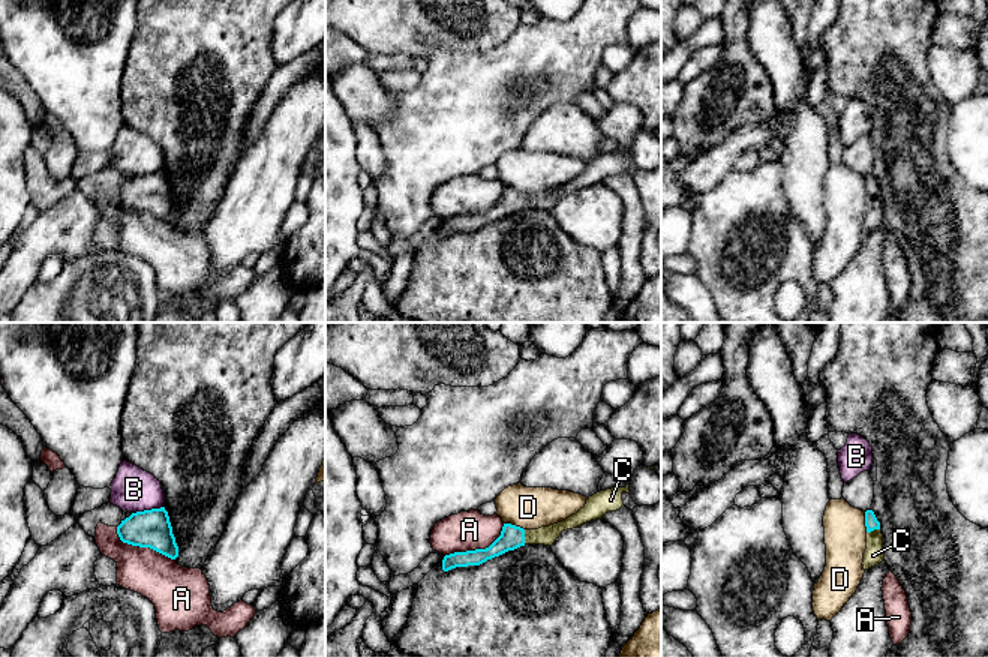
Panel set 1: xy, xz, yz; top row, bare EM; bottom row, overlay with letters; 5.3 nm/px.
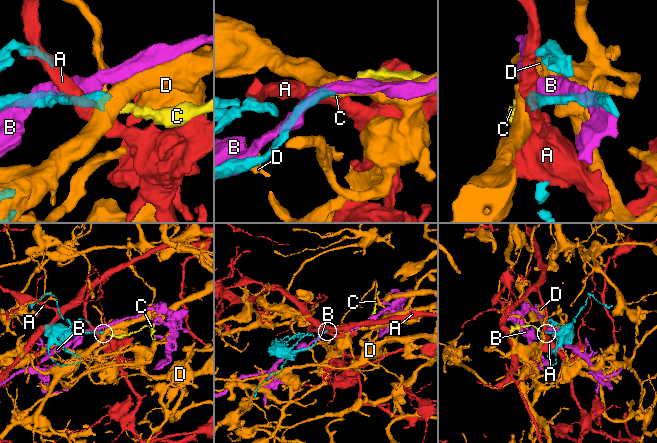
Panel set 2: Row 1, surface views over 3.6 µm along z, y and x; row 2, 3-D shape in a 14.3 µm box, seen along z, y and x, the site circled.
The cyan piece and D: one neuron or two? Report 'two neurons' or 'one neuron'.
two neurons

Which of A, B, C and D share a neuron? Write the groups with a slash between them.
A / B / C / D

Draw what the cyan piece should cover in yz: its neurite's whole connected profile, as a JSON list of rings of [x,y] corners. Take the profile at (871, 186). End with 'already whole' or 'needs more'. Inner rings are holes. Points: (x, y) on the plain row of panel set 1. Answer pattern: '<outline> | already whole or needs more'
[[[873,174],[865,176],[865,190],[867,190],[867,213],[864,218],[864,234],[868,234],[882,225],[885,225],[883,218],[883,198],[880,194],[880,186],[877,184]]] | needs more

